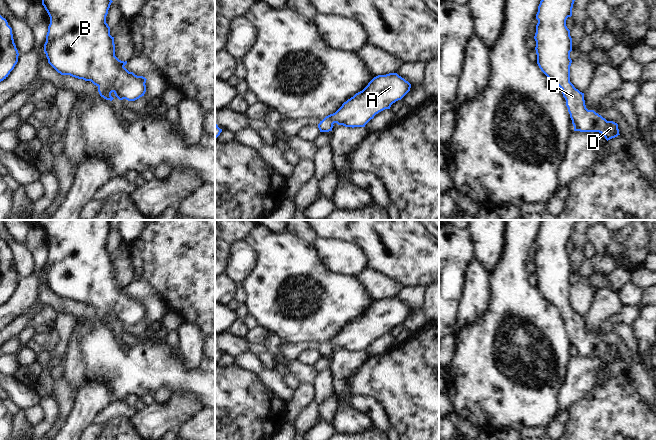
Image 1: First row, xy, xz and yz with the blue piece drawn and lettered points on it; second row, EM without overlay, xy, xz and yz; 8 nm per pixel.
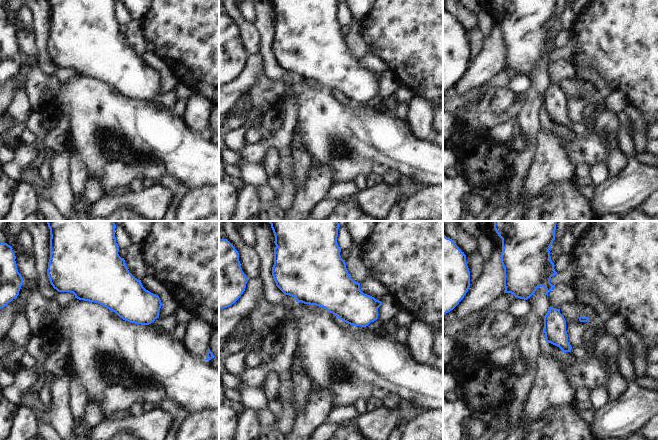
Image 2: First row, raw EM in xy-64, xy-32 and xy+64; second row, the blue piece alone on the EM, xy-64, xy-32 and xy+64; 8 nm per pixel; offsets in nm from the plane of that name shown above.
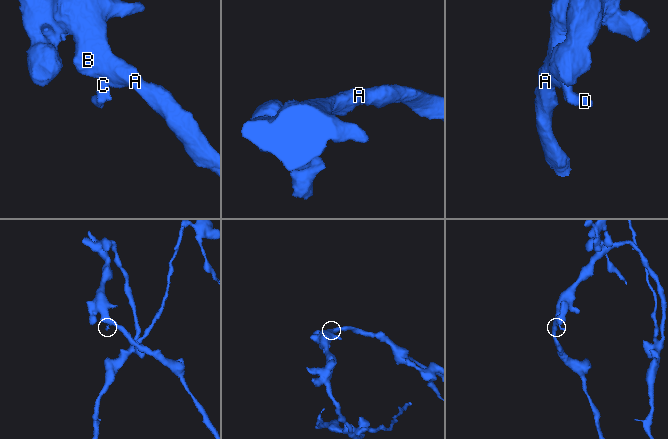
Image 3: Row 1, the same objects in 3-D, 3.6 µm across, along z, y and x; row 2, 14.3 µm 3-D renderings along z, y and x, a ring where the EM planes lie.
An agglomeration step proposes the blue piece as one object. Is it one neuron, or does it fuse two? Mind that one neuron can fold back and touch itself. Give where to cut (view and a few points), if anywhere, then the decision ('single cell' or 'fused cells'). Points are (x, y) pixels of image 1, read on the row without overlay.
no cut | single cell

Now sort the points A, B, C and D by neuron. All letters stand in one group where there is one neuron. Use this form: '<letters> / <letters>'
A B C D

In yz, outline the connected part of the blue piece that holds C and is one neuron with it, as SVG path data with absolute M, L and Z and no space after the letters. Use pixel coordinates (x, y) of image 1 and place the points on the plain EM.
M542 220L534 260L537 288L562 313L574 355L599 356L608 365L620 359L618 348L588 334L584 317L570 306L572 262L566 244L572 240L575 223L576 220Z

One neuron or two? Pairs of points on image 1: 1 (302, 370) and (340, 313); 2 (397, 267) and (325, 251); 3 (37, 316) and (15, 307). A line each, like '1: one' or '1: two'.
1: two
2: two
3: two

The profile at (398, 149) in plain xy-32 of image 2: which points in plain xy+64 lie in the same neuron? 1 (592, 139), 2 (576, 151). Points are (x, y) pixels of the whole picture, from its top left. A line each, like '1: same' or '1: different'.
1: same
2: same

